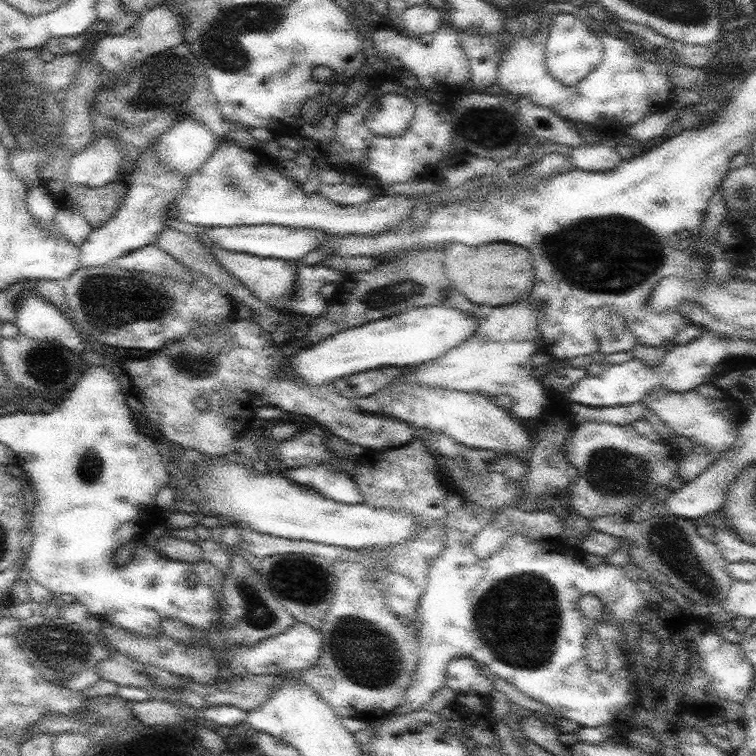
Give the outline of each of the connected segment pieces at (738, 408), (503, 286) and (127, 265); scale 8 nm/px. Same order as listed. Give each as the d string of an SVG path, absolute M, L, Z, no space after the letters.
M707 382L696 386L688 392L676 392L667 389L665 386L652 389L643 400L646 401L646 412L652 411L662 422L665 422L669 428L675 433L675 437L680 439L689 438L691 439L696 447L704 453L712 452L715 459L710 464L712 466L717 463L725 455L727 450L733 449L734 442L739 437L739 432L742 423L745 421L746 413L748 411L748 403L740 402L731 394L724 390L717 388L712 382Z
M455 242L445 247L446 253L446 277L458 291L462 292L472 303L476 305L490 305L494 308L506 306L512 302L520 302L529 298L534 280L536 280L536 268L530 250L523 246L510 244L509 242L493 242L489 245L470 246Z
M156 243L132 250L128 254L118 258L116 262L120 268L135 273L161 274L162 278L169 281L188 281L190 276L186 274L186 267L178 263L166 250L162 250Z

